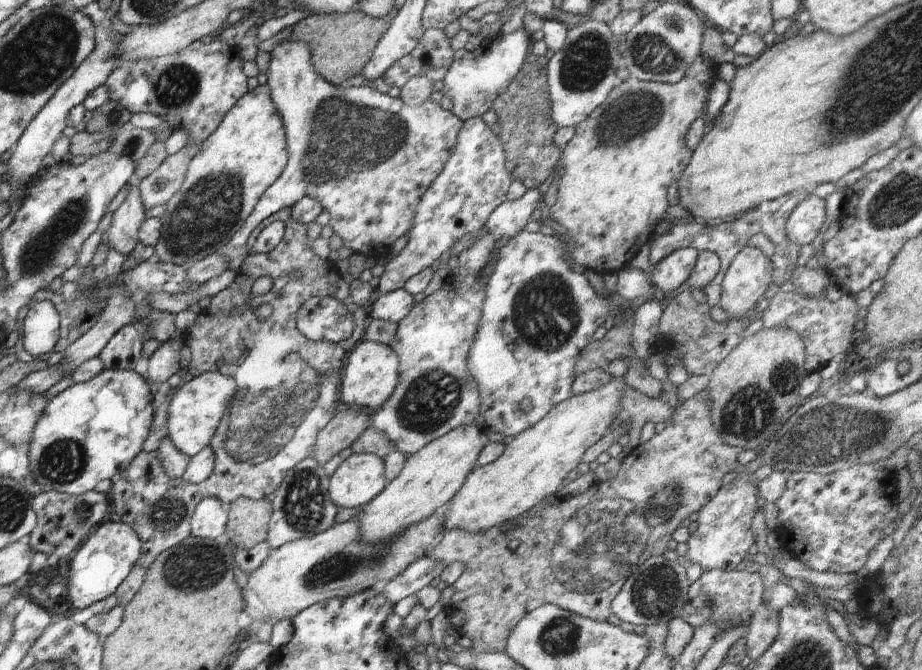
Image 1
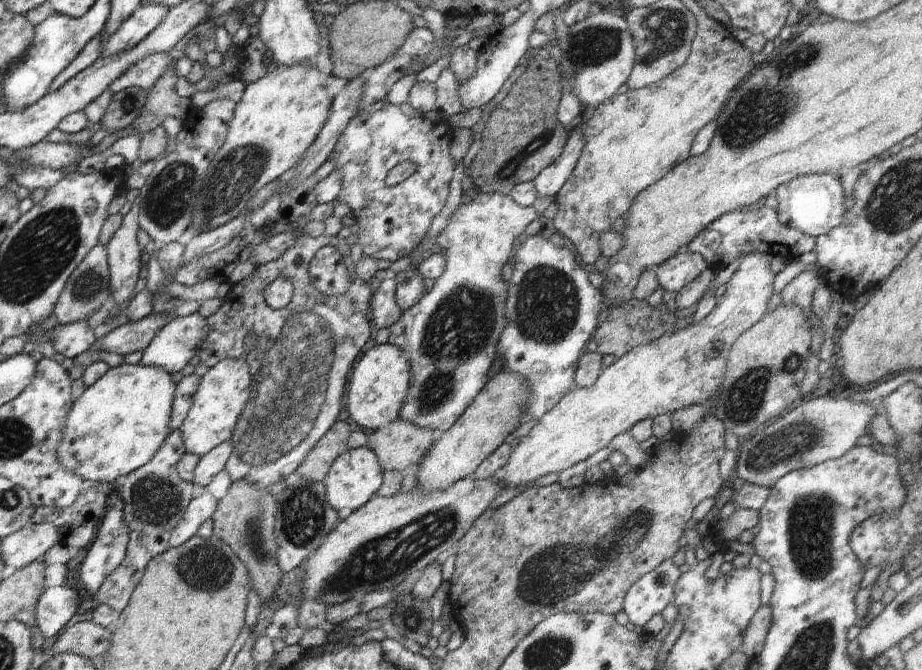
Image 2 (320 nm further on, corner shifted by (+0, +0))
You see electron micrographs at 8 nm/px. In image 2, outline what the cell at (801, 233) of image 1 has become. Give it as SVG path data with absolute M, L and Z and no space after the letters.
M817 173L793 179L776 188L777 218L781 224L796 228L808 237L820 237L843 224L847 211L844 208L847 193L836 173Z

